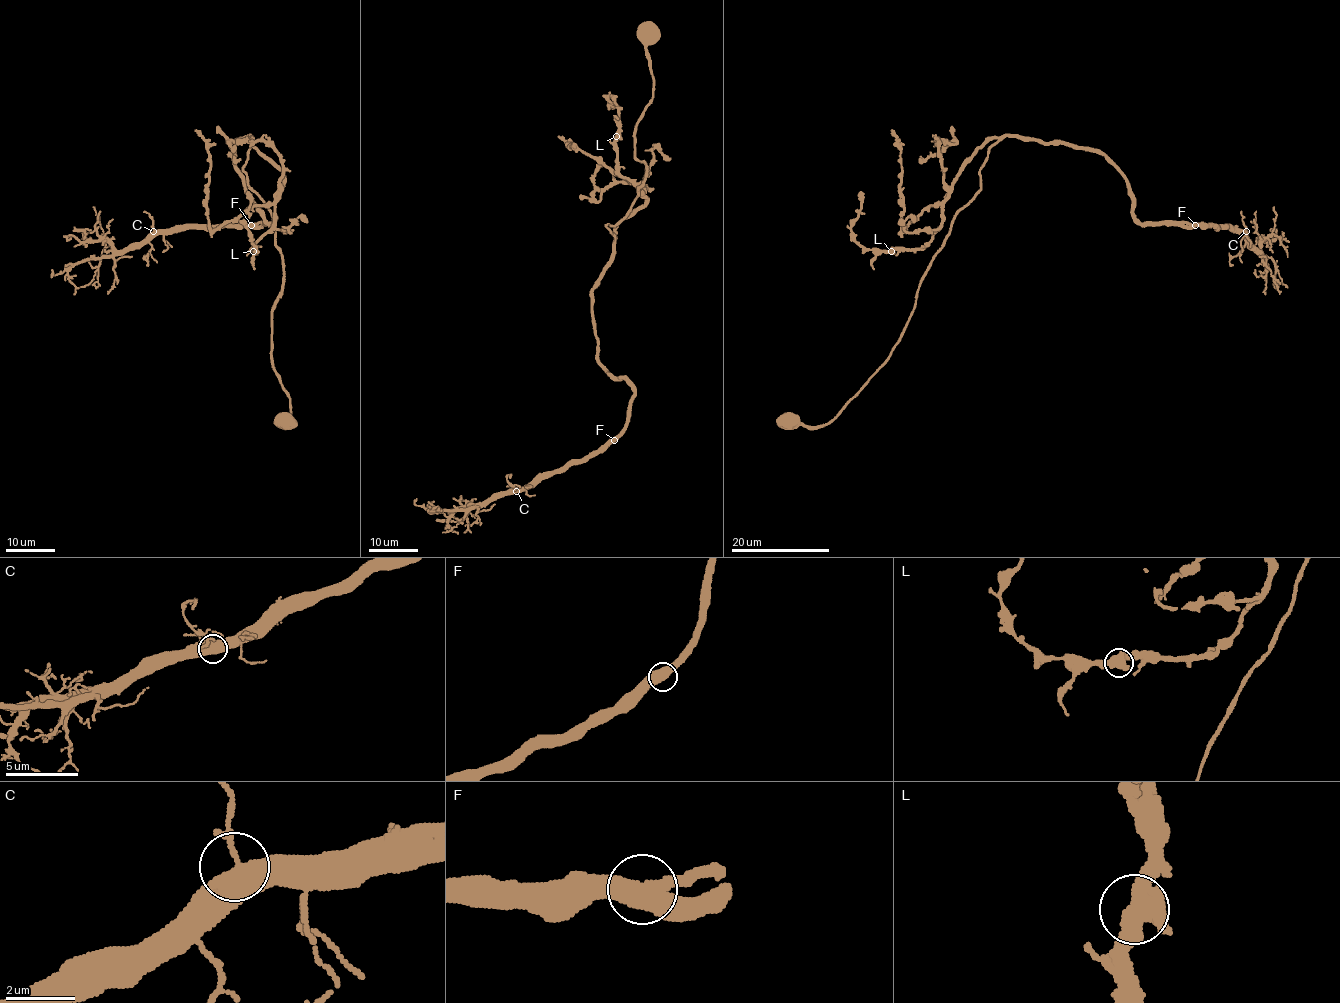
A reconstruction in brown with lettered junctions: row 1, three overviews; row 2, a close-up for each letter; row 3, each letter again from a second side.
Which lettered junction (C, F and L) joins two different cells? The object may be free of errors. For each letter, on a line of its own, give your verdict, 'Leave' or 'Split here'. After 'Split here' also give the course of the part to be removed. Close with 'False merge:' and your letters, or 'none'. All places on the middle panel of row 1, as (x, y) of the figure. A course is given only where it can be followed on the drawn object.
C: Leave
F: Leave
L: Leave
False merge: none

